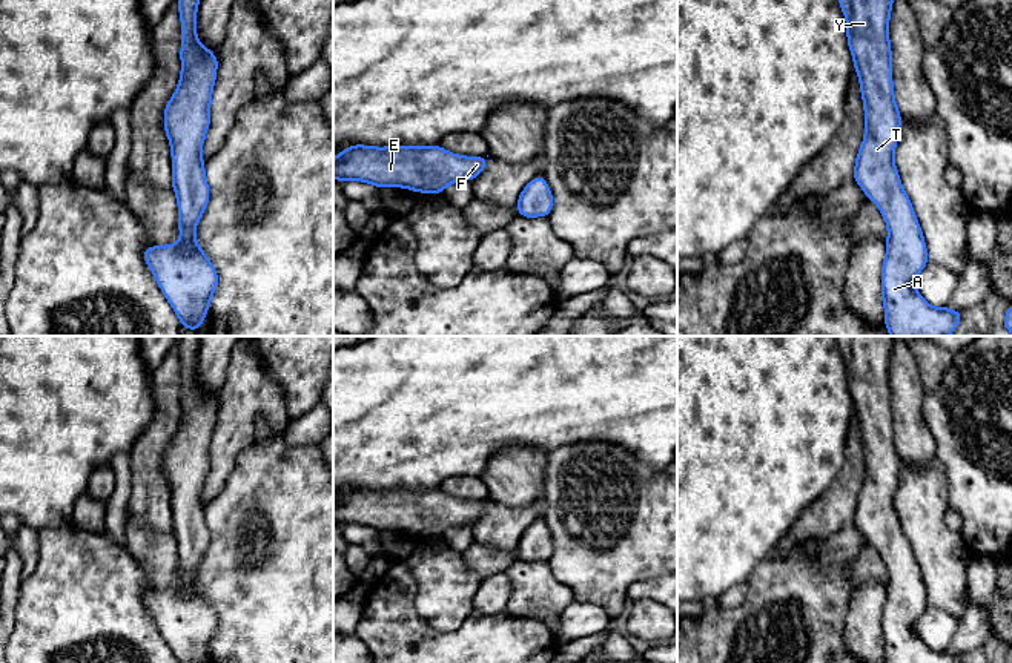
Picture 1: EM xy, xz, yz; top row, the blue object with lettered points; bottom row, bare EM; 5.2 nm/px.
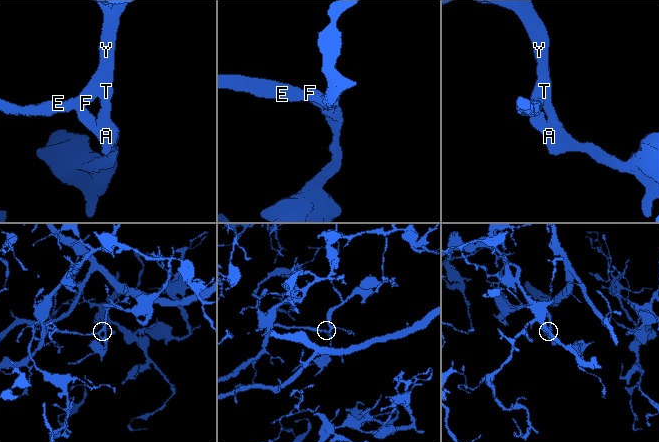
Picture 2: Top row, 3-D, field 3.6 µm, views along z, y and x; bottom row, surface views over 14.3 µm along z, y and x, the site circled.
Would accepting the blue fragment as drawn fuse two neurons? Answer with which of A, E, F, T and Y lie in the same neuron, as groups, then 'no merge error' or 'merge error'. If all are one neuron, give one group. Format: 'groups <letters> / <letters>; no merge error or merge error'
groups A E F T Y; no merge error

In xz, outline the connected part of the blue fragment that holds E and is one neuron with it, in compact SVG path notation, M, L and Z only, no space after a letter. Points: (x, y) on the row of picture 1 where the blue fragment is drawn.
M355 144L333 158L336 181L356 180L375 187L405 187L422 193L442 193L456 181L475 180L487 157L462 157L439 144L413 147L373 147Z

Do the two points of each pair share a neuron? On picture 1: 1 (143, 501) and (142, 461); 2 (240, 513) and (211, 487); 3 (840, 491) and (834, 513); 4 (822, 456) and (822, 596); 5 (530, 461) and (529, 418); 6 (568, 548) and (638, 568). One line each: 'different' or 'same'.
1: same
2: different
3: same
4: different
5: different
6: same

